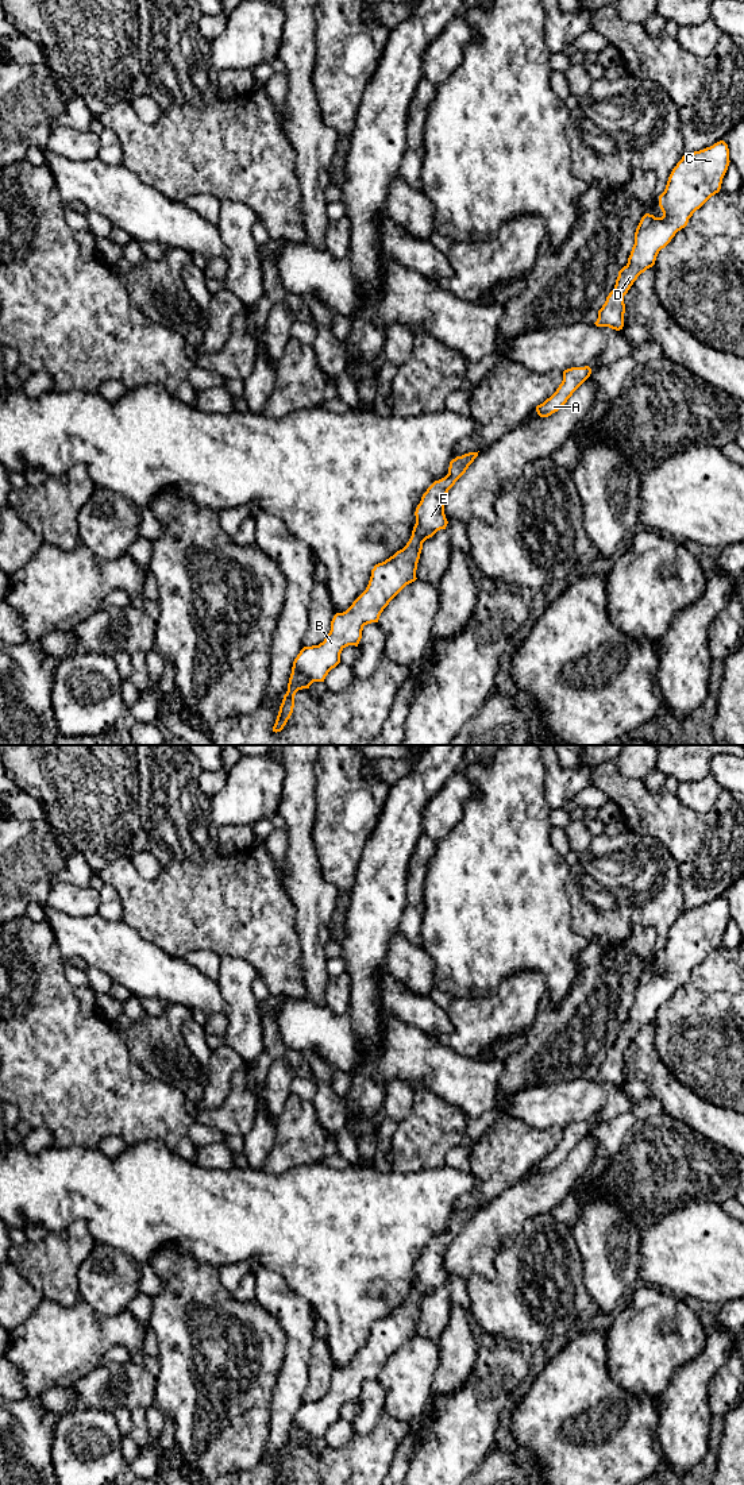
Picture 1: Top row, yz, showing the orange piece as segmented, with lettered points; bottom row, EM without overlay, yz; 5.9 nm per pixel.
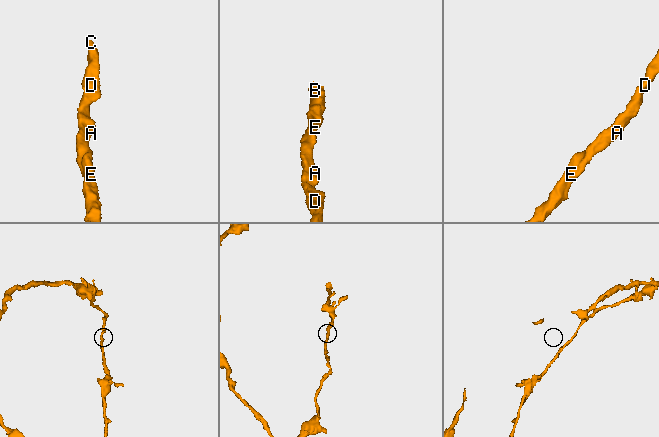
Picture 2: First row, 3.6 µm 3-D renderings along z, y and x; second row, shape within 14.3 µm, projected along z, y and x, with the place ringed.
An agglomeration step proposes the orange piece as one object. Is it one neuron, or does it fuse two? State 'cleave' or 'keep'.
keep

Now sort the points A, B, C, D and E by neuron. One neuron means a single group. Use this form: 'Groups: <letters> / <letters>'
Groups: A B C D E

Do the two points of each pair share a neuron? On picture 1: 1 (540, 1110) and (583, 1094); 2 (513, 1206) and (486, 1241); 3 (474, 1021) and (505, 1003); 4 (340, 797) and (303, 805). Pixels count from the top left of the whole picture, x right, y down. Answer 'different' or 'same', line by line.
1: same
2: same
3: same
4: different

